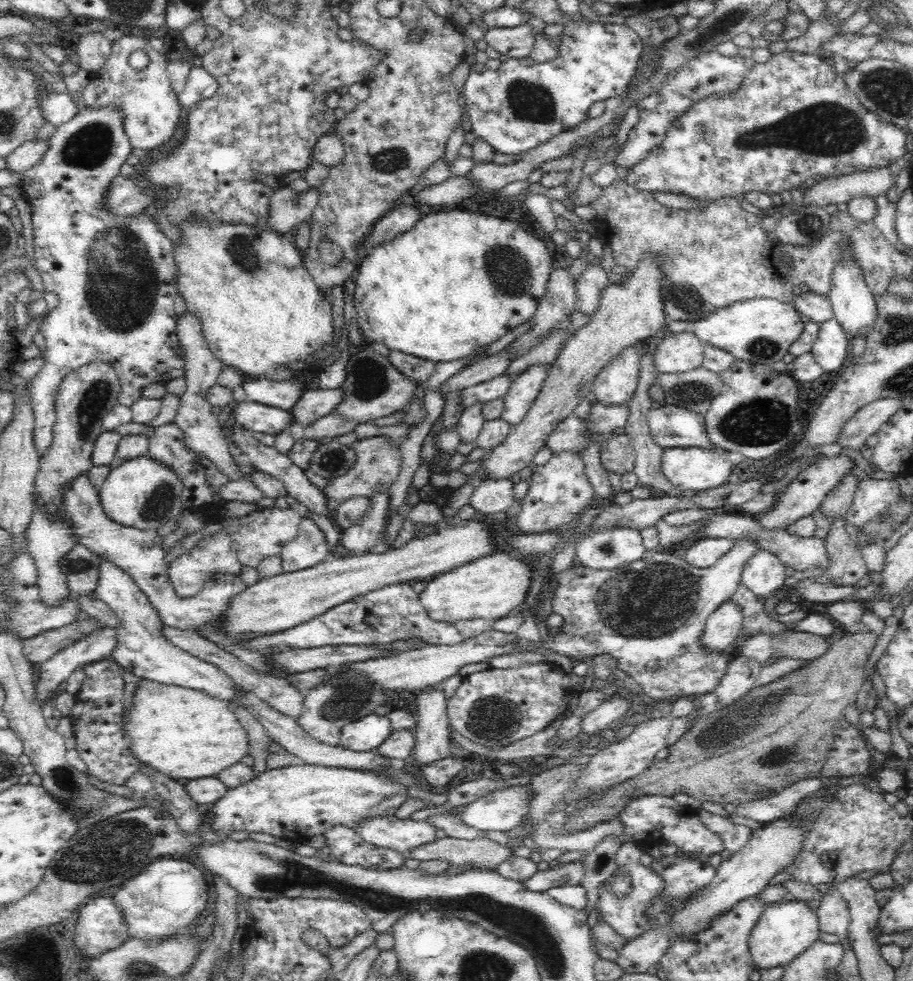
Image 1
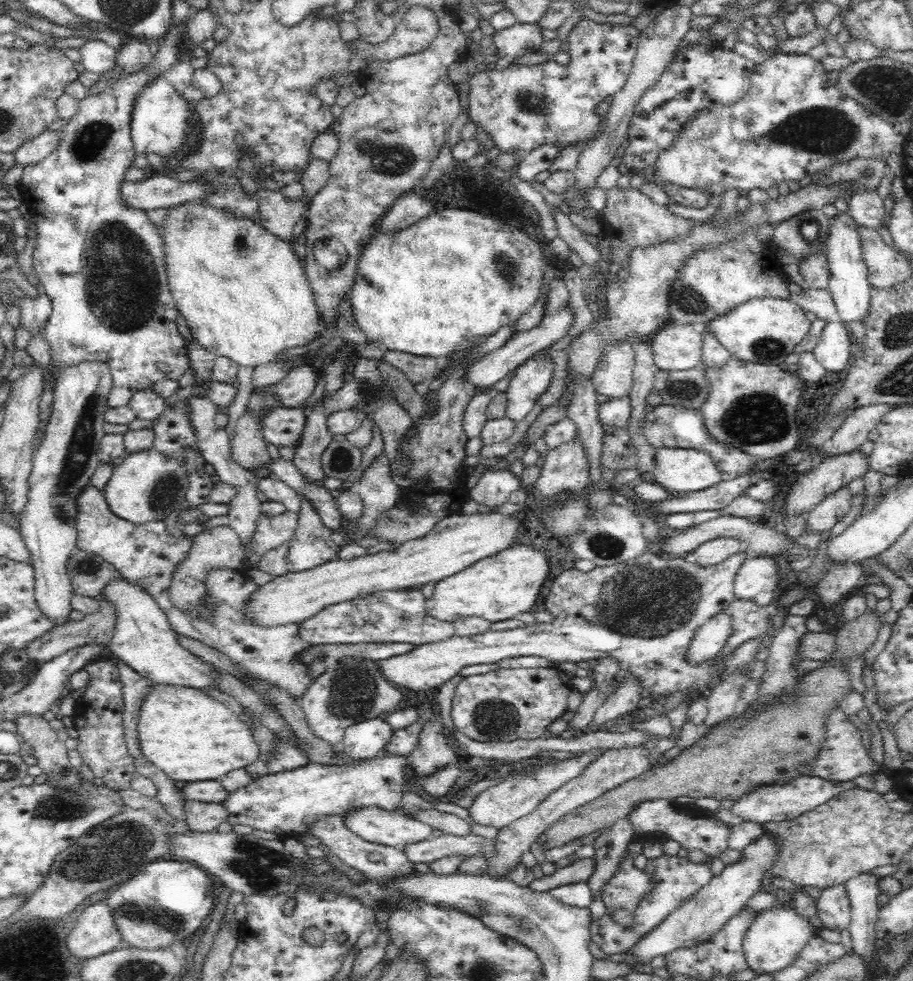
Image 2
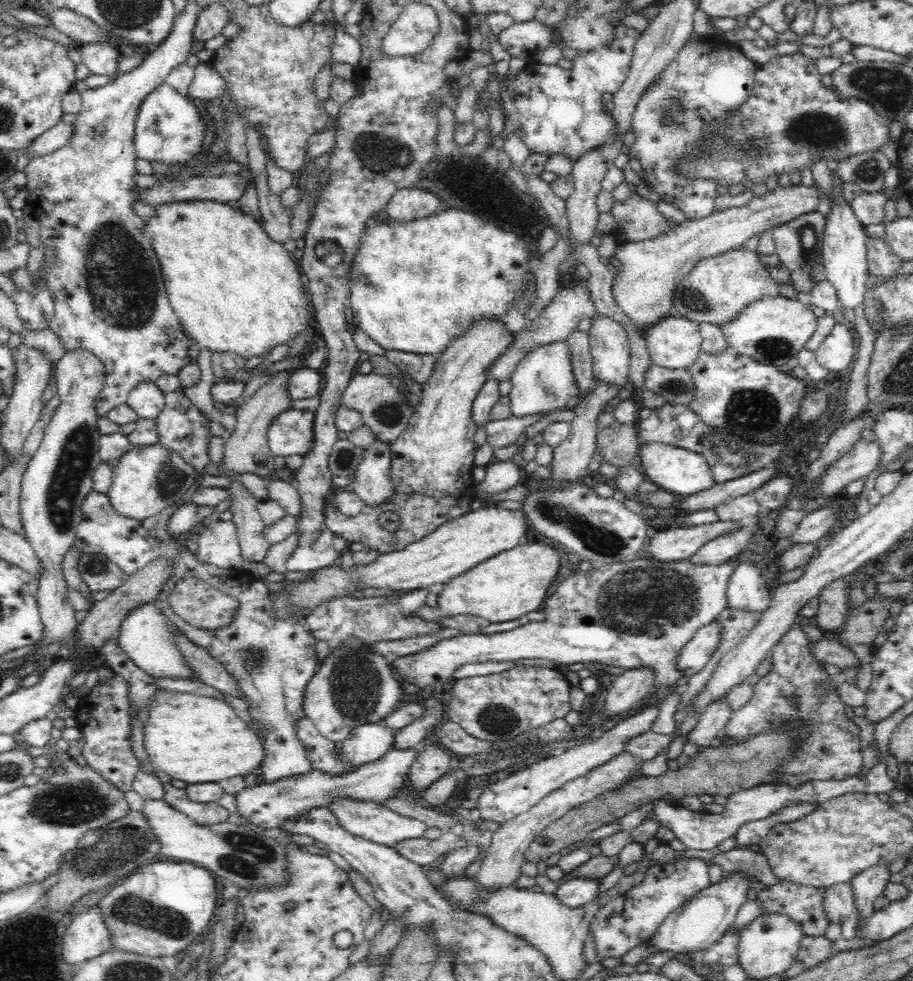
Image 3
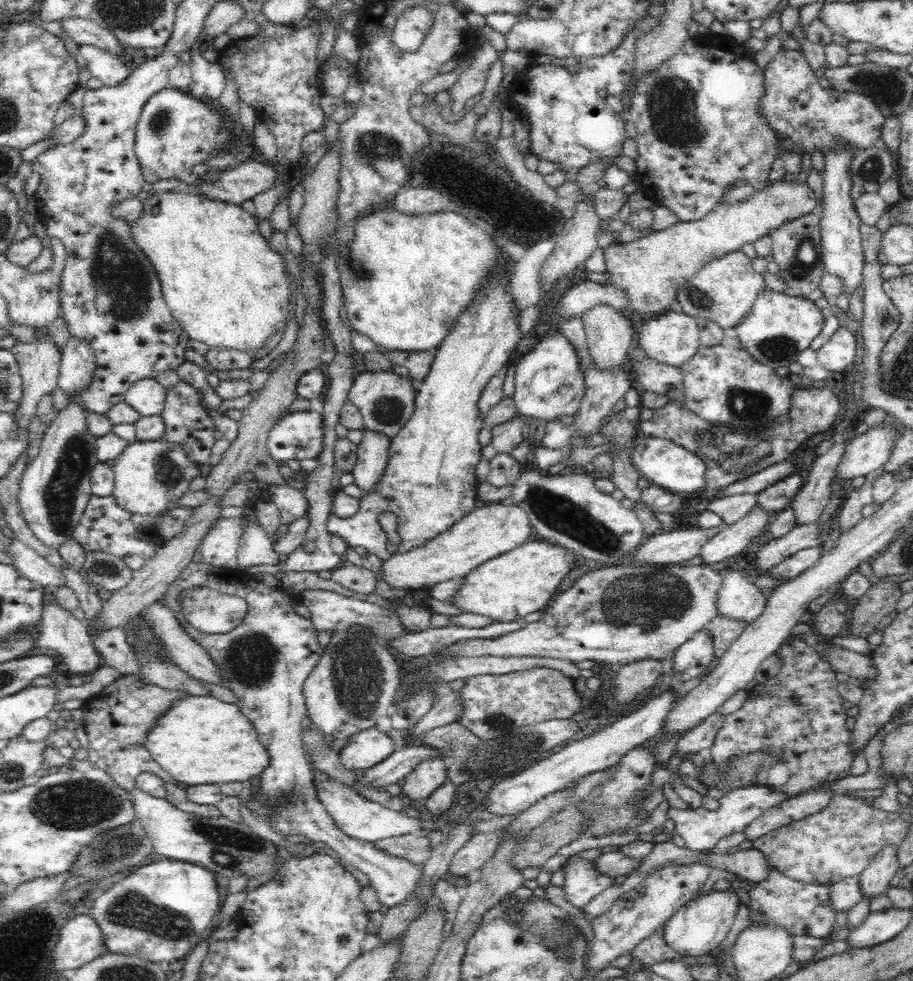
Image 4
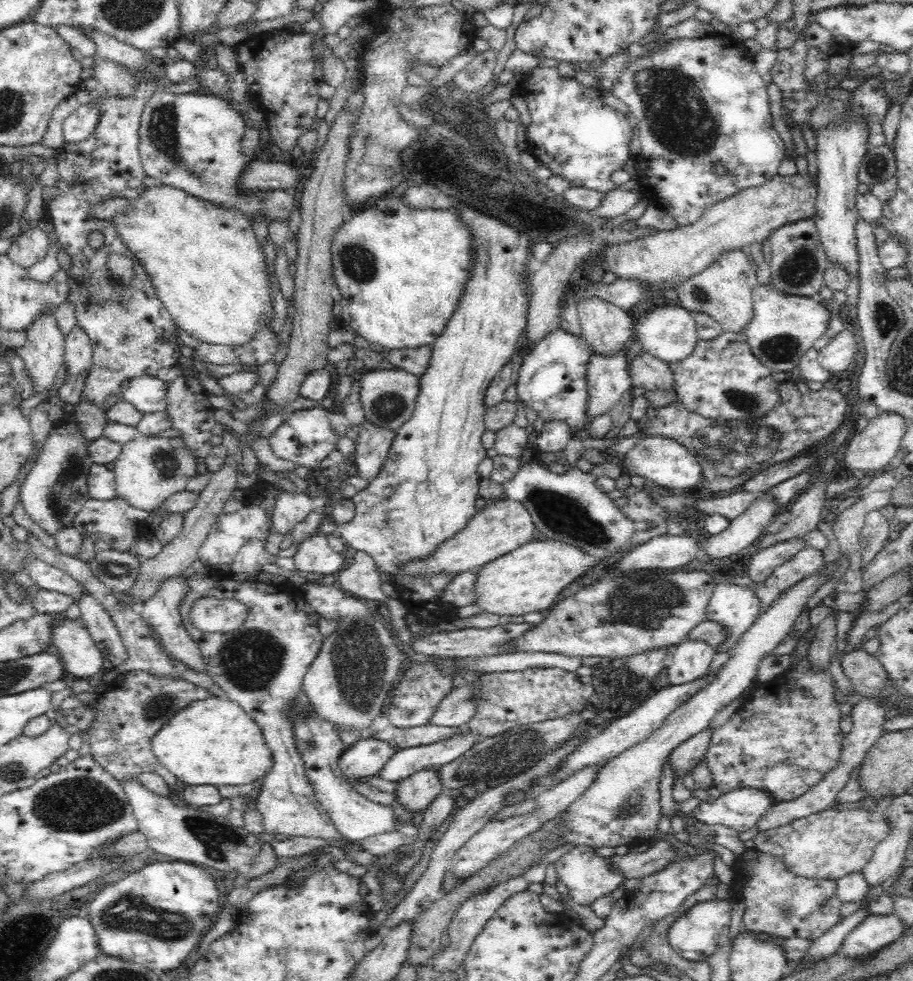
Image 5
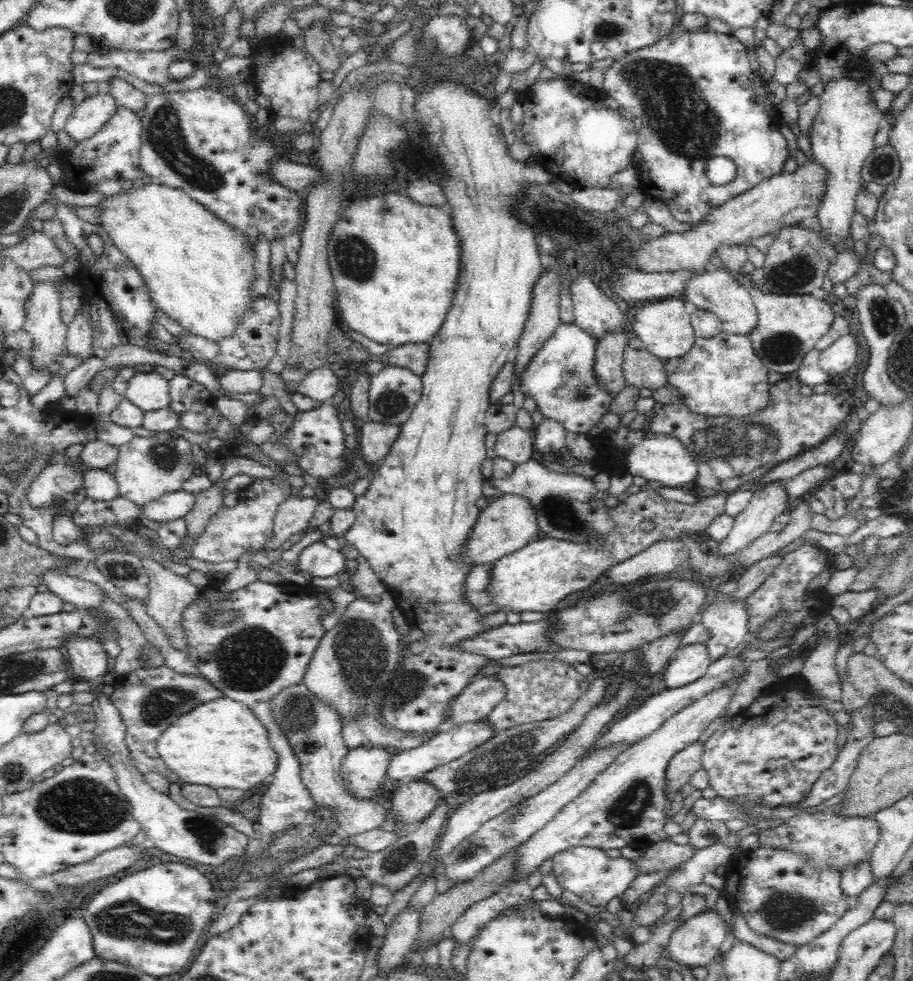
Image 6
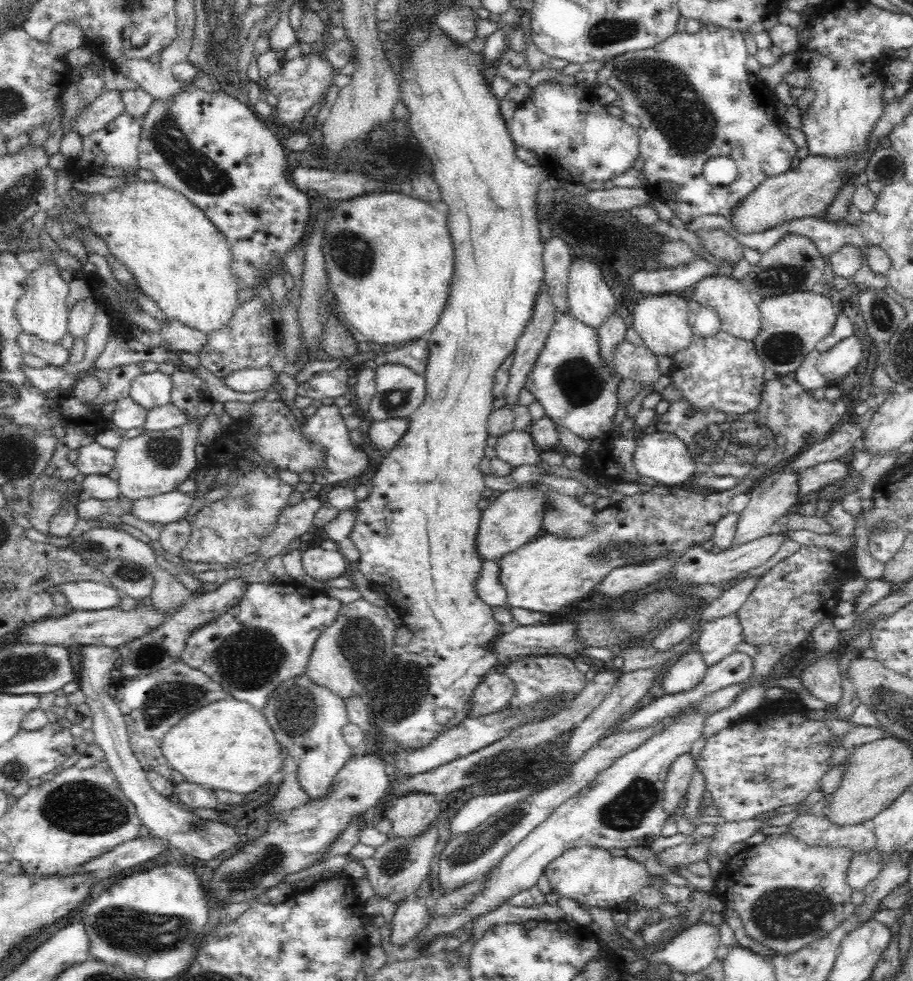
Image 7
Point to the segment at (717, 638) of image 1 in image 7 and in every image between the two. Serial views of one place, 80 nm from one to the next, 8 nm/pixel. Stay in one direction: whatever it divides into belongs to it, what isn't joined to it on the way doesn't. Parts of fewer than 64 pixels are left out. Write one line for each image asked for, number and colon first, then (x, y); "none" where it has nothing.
2: (709, 640)
3: (694, 655)
4: (691, 659)
5: (691, 658)
6: (690, 662)
7: (689, 669)

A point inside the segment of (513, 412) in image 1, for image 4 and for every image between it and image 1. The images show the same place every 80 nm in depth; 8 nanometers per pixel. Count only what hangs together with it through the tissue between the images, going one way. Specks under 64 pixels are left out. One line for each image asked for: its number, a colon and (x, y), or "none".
2: (533, 377)
3: (544, 381)
4: (548, 383)

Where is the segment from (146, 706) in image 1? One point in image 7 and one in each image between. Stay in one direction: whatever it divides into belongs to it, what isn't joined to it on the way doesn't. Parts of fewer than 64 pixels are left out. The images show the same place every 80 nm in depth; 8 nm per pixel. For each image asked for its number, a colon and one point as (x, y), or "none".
2: (189, 735)
3: (193, 738)
4: (199, 740)
5: (212, 741)
6: (218, 743)
7: (228, 744)

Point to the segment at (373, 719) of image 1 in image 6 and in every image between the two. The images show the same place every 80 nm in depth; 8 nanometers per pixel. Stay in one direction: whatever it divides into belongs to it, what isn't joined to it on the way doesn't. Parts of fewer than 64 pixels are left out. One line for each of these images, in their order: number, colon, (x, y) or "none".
2: (365, 739)
3: (367, 742)
4: (368, 746)
5: (364, 757)
6: (363, 769)

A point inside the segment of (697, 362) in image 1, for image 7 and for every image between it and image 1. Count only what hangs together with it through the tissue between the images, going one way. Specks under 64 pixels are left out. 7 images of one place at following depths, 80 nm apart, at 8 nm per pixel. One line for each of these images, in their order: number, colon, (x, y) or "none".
2: (675, 347)
3: (674, 342)
4: (672, 338)
5: (669, 333)
6: (664, 326)
7: (661, 322)

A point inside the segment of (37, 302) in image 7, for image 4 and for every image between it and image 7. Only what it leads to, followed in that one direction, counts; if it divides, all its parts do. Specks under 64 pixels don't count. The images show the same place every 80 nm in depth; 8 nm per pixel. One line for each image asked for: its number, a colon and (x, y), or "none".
4: (38, 362)
5: (42, 354)
6: (43, 324)

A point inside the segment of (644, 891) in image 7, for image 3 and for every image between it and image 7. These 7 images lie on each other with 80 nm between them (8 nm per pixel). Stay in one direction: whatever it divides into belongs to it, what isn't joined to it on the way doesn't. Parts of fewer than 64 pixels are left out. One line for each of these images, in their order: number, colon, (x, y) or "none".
3: (576, 892)
4: (583, 883)
5: (587, 876)
6: (587, 872)

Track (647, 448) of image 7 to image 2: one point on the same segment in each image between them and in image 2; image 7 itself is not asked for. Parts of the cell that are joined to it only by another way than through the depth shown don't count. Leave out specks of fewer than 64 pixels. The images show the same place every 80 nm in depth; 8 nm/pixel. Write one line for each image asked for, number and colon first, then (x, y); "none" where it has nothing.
2: (687, 470)
3: (677, 470)
4: (665, 464)
5: (666, 462)
6: (661, 458)

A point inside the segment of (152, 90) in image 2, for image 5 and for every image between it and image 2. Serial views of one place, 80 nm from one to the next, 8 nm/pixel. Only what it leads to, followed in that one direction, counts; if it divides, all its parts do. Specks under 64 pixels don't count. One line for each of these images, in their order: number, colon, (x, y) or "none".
3: (168, 127)
4: (175, 132)
5: (191, 141)

